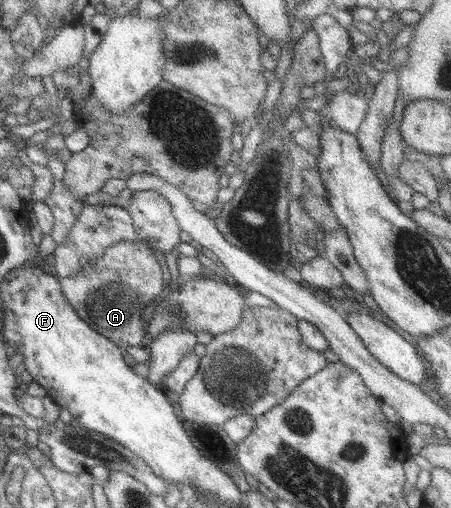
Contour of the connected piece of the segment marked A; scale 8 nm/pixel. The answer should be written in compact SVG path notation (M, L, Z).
M121 241L103 249L103 255L73 275L58 279L59 289L75 314L93 330L118 347L145 345L145 331L140 311L166 289L161 279L161 266L147 245Z

